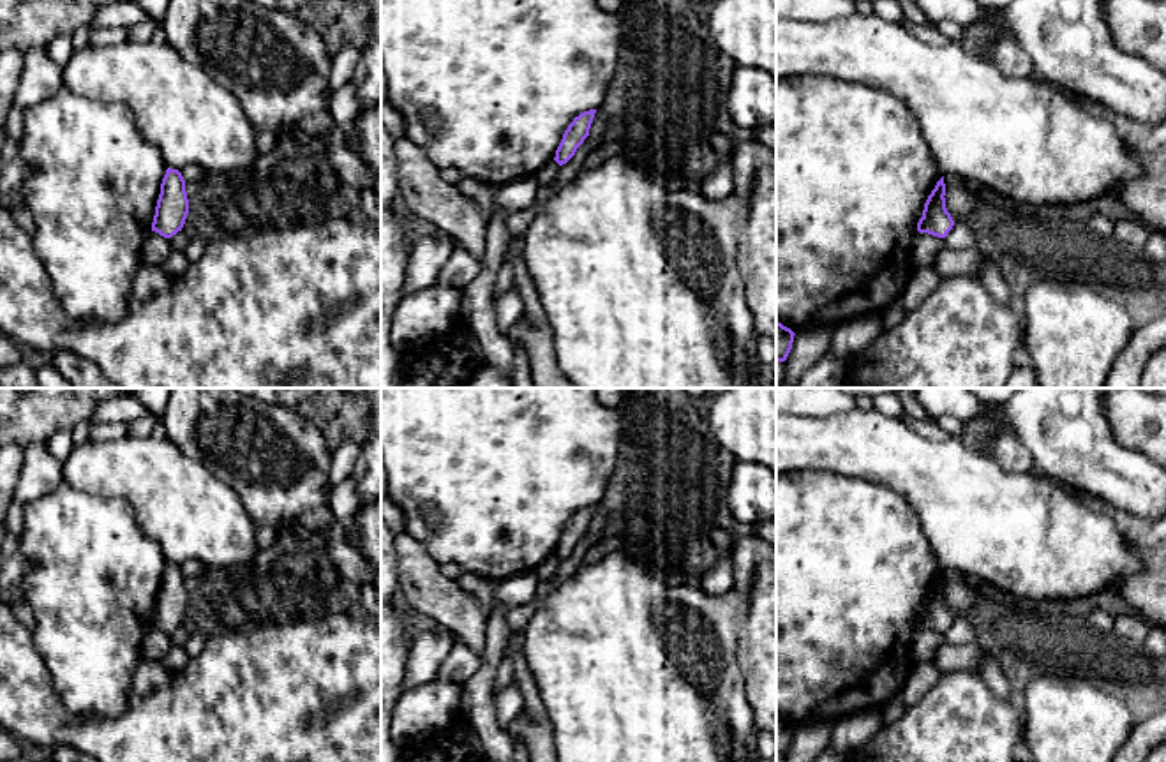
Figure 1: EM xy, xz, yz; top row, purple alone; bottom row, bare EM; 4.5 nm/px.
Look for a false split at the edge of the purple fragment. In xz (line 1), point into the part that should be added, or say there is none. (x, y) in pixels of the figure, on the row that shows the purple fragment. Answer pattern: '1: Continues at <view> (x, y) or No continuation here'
1: No continuation here

